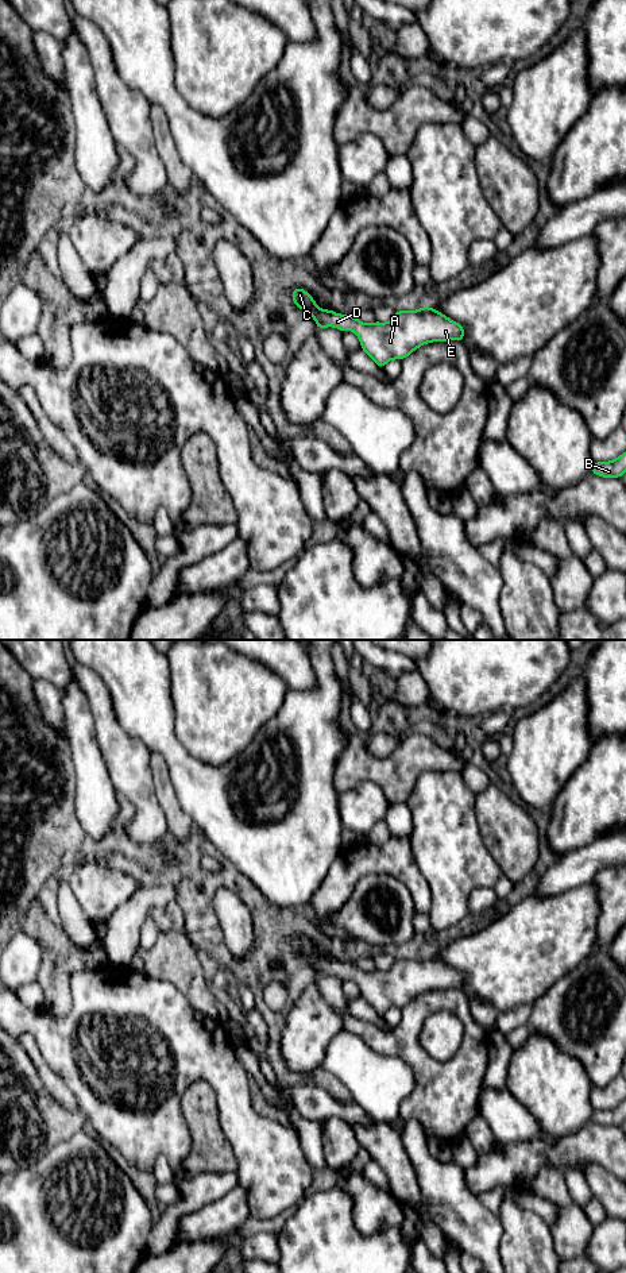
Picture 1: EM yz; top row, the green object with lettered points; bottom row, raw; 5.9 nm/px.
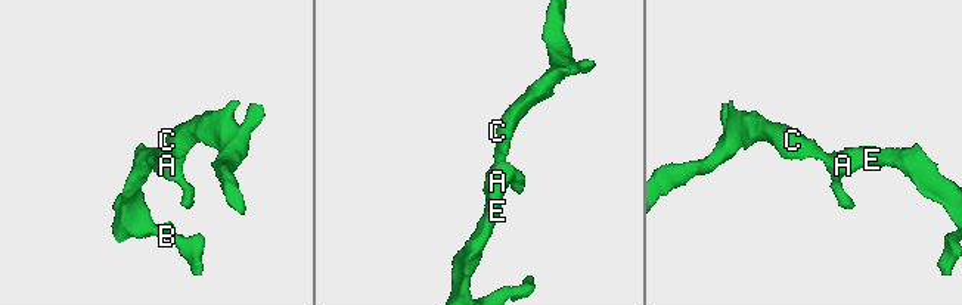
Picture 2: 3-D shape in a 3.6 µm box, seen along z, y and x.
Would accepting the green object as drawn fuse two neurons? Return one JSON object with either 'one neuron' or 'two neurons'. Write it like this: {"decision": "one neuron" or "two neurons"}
{"decision": "one neuron"}

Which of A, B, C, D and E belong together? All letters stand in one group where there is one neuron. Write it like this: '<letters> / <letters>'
A B C D E

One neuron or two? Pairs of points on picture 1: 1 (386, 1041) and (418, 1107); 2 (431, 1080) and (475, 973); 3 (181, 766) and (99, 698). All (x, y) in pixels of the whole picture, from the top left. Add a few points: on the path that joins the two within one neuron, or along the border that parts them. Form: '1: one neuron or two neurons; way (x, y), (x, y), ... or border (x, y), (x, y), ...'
1: one neuron; way (405, 1050), (422, 1068), (422, 1088)
2: two neurons; border (462, 990), (466, 994)
3: two neurons; border (103, 682), (109, 693), (116, 721), (134, 737)

